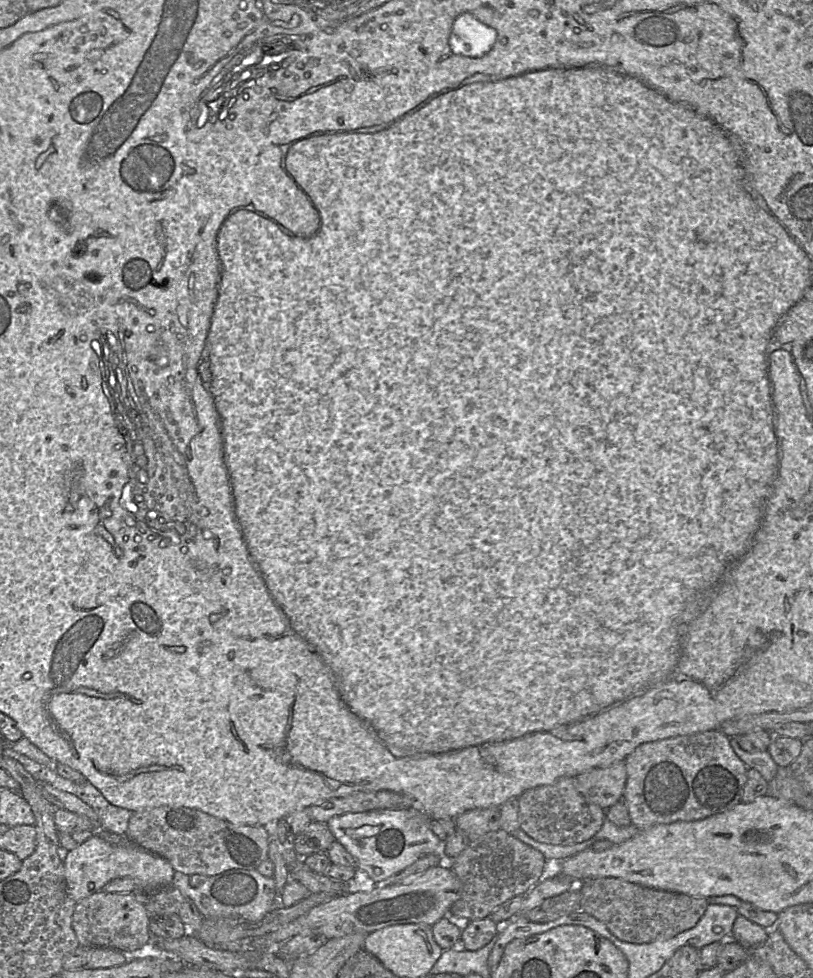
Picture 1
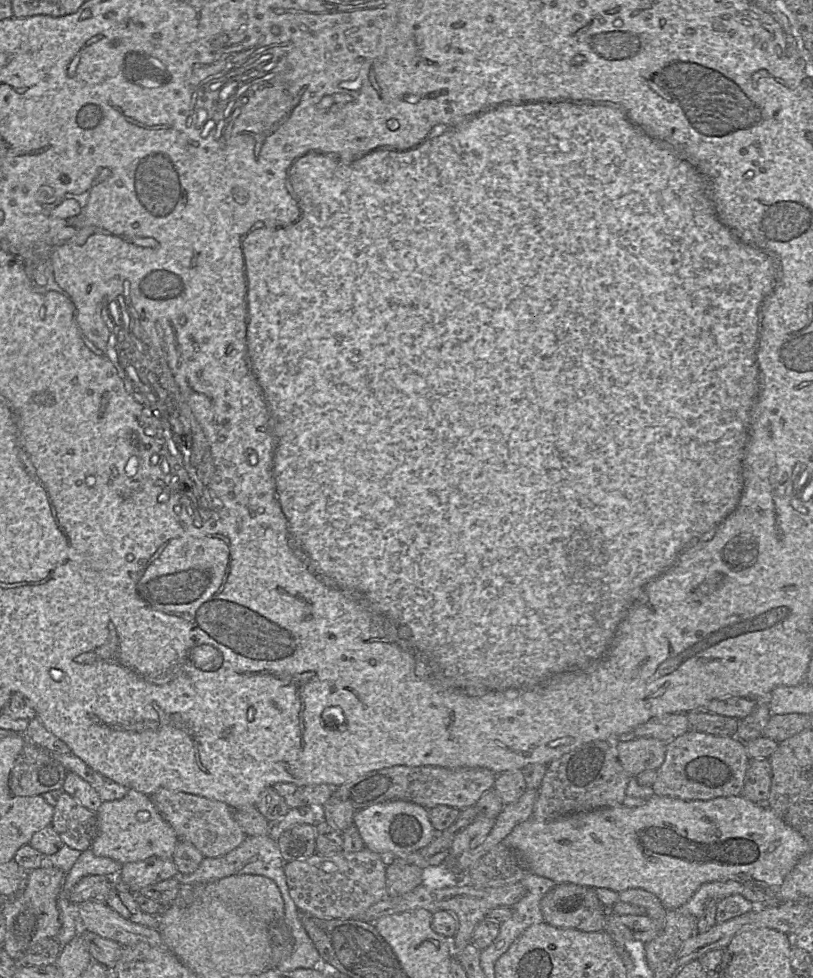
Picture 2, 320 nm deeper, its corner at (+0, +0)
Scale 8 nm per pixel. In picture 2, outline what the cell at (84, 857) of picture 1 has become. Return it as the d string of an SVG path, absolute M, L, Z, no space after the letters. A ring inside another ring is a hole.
M128 789L125 797L103 802L97 813L97 834L90 847L99 857L111 858L121 865L150 857L173 859L179 839L171 825L162 817L147 796Z

